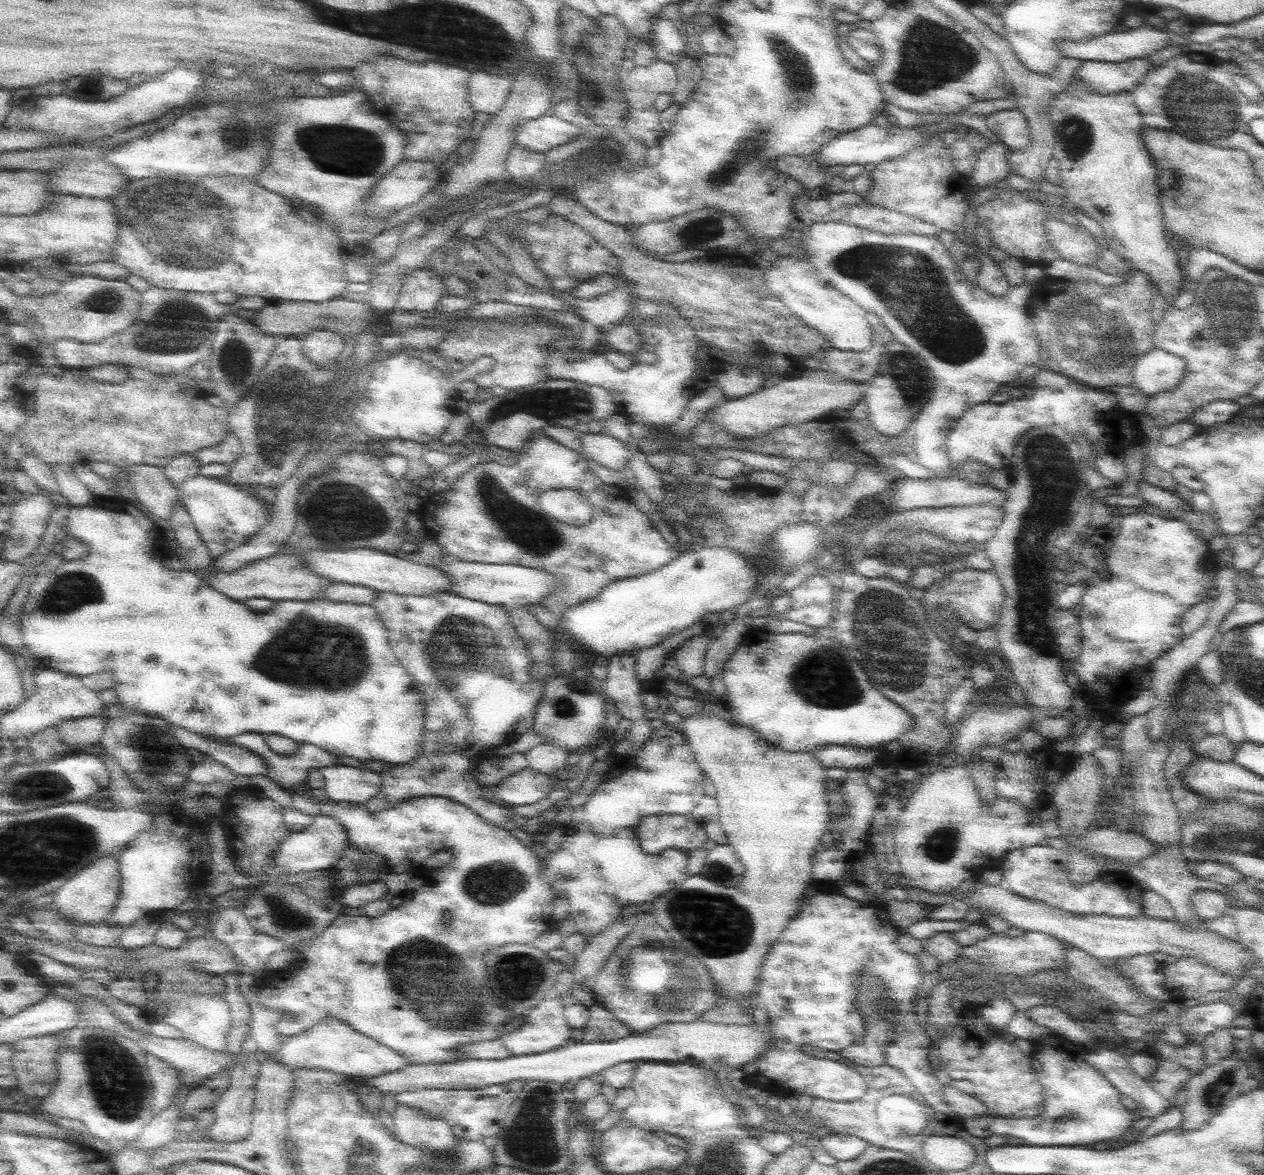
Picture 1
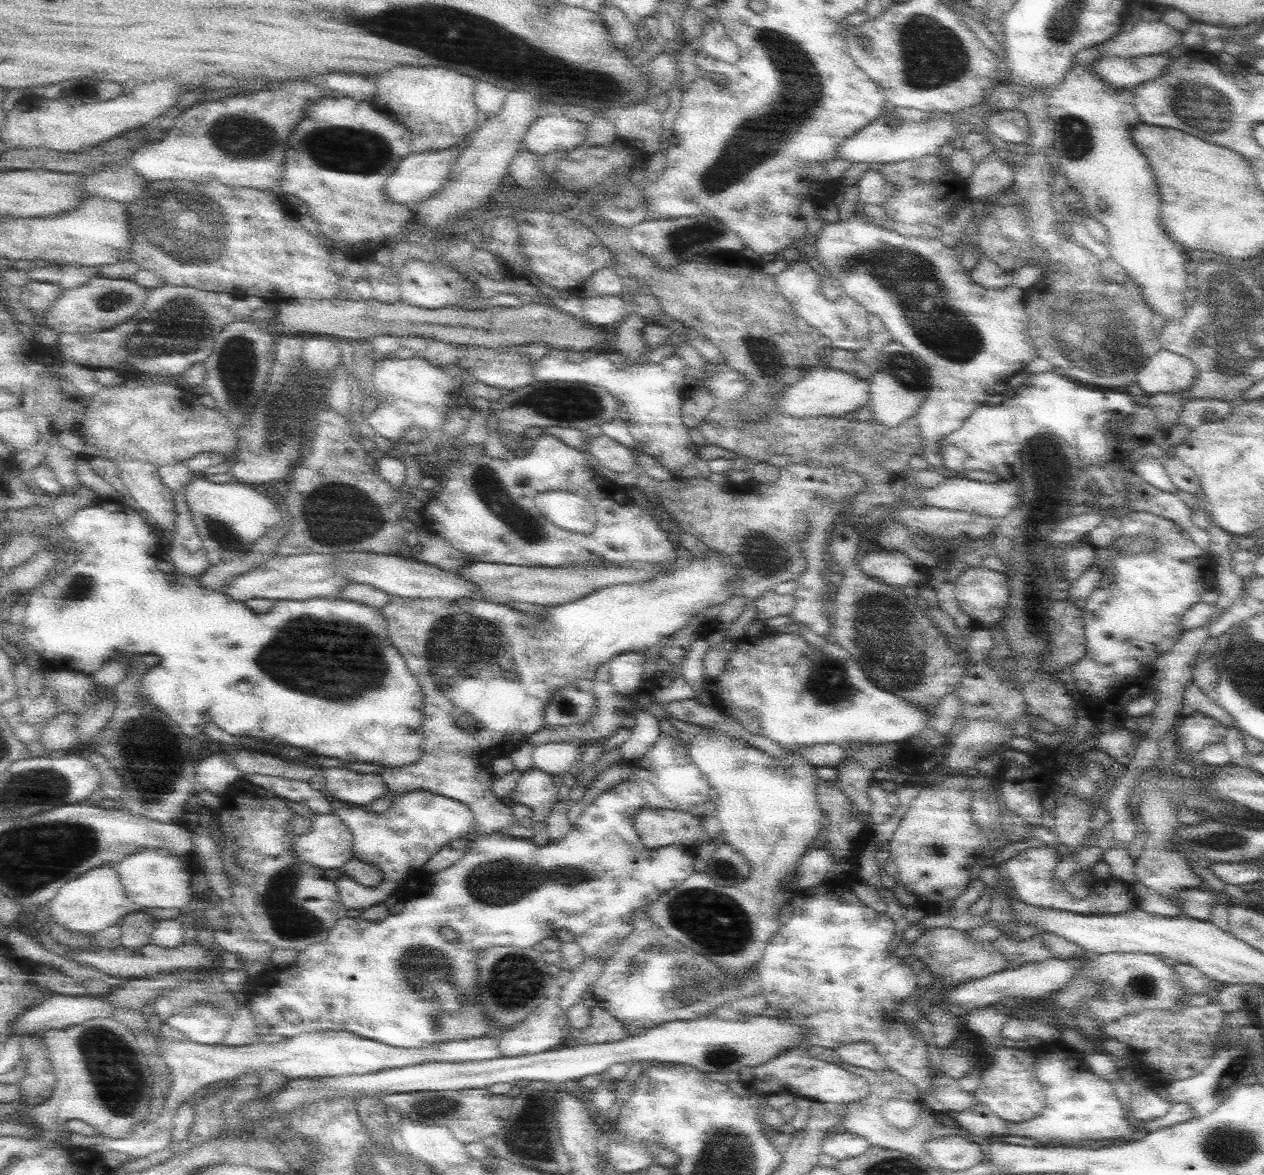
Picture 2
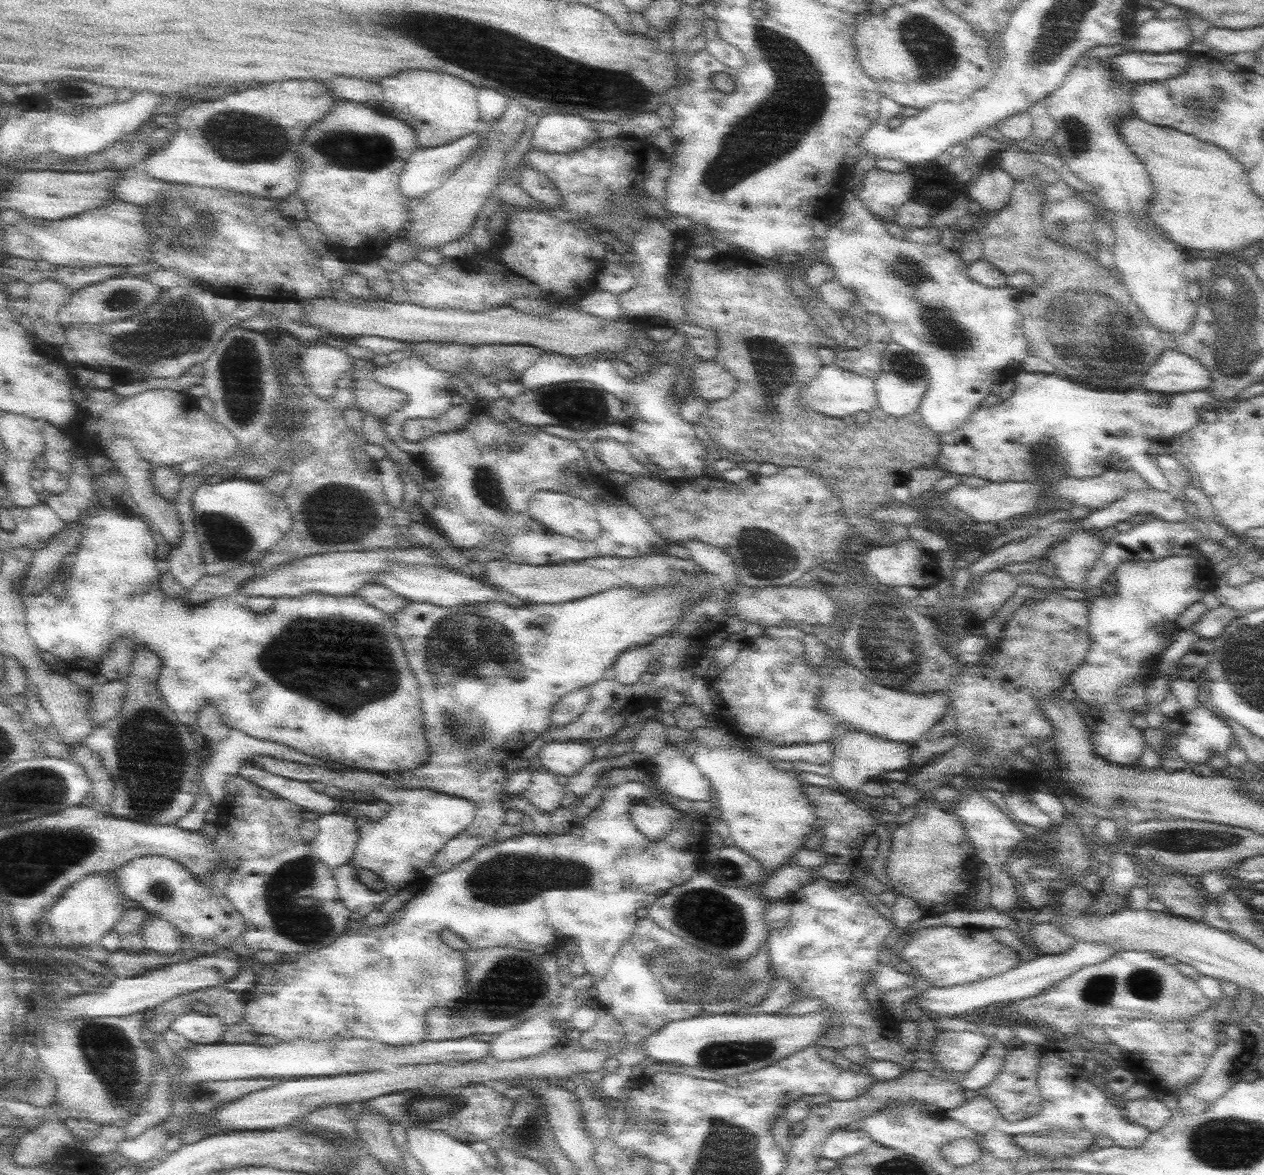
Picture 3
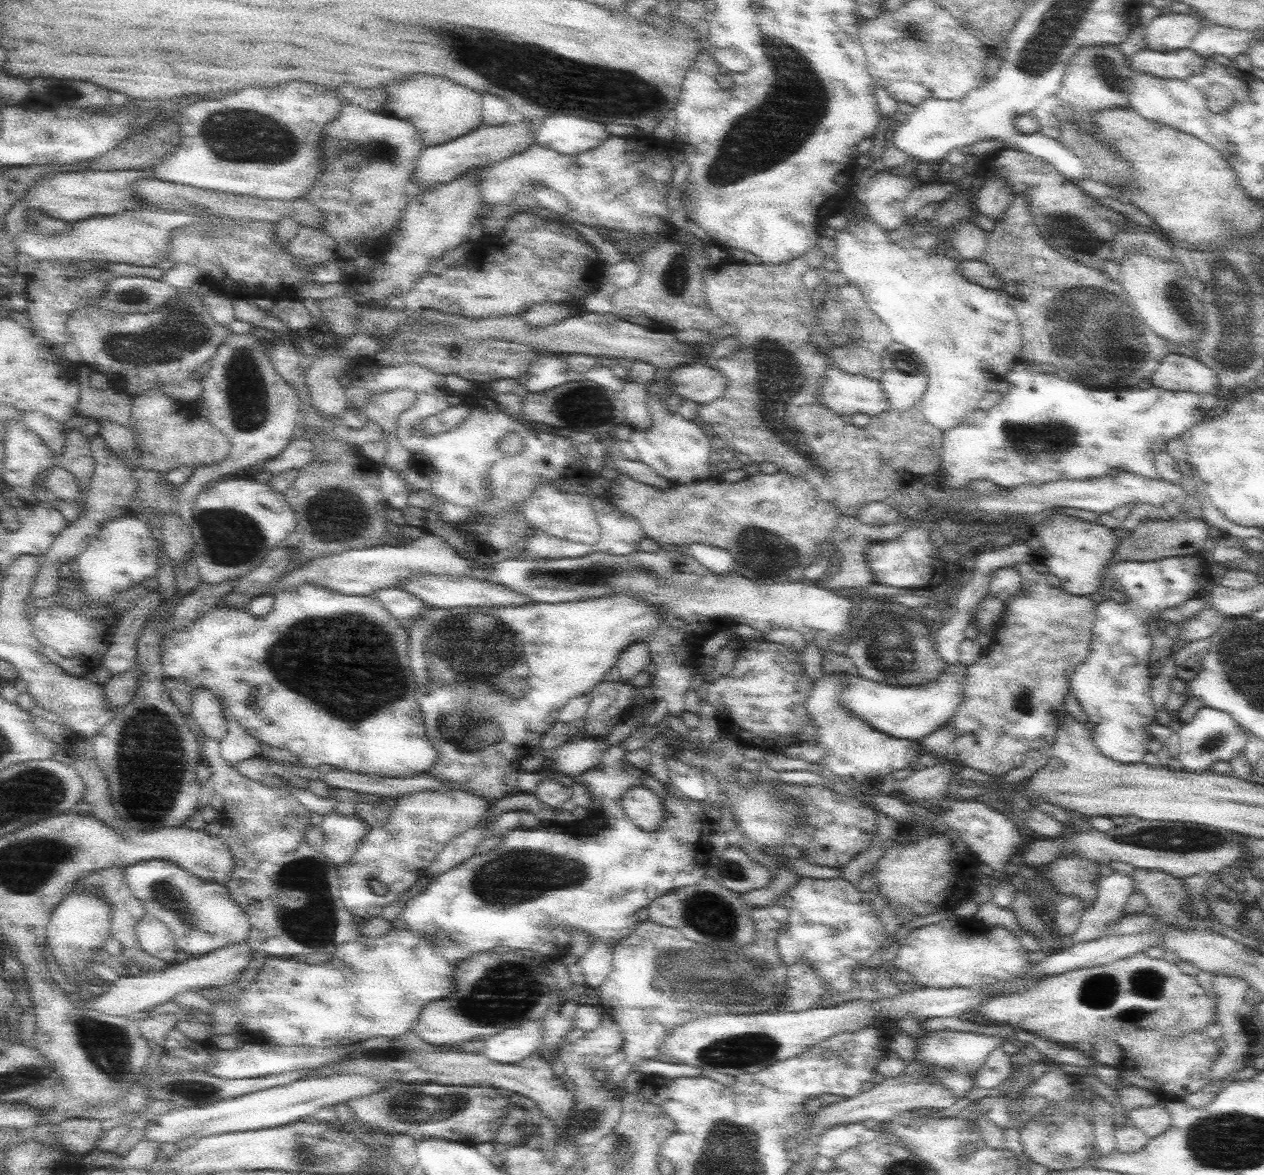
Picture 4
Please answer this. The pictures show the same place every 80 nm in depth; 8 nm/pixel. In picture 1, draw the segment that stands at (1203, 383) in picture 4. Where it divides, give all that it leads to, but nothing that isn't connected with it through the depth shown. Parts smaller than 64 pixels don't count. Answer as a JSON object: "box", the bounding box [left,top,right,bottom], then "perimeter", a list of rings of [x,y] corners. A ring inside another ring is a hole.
{"box":[1134,348,1186,396],"perimeter":[[[1155,348],[1140,357],[1135,364],[1134,385],[1148,396],[1170,391],[1180,386],[1186,367],[1182,357]]]}

